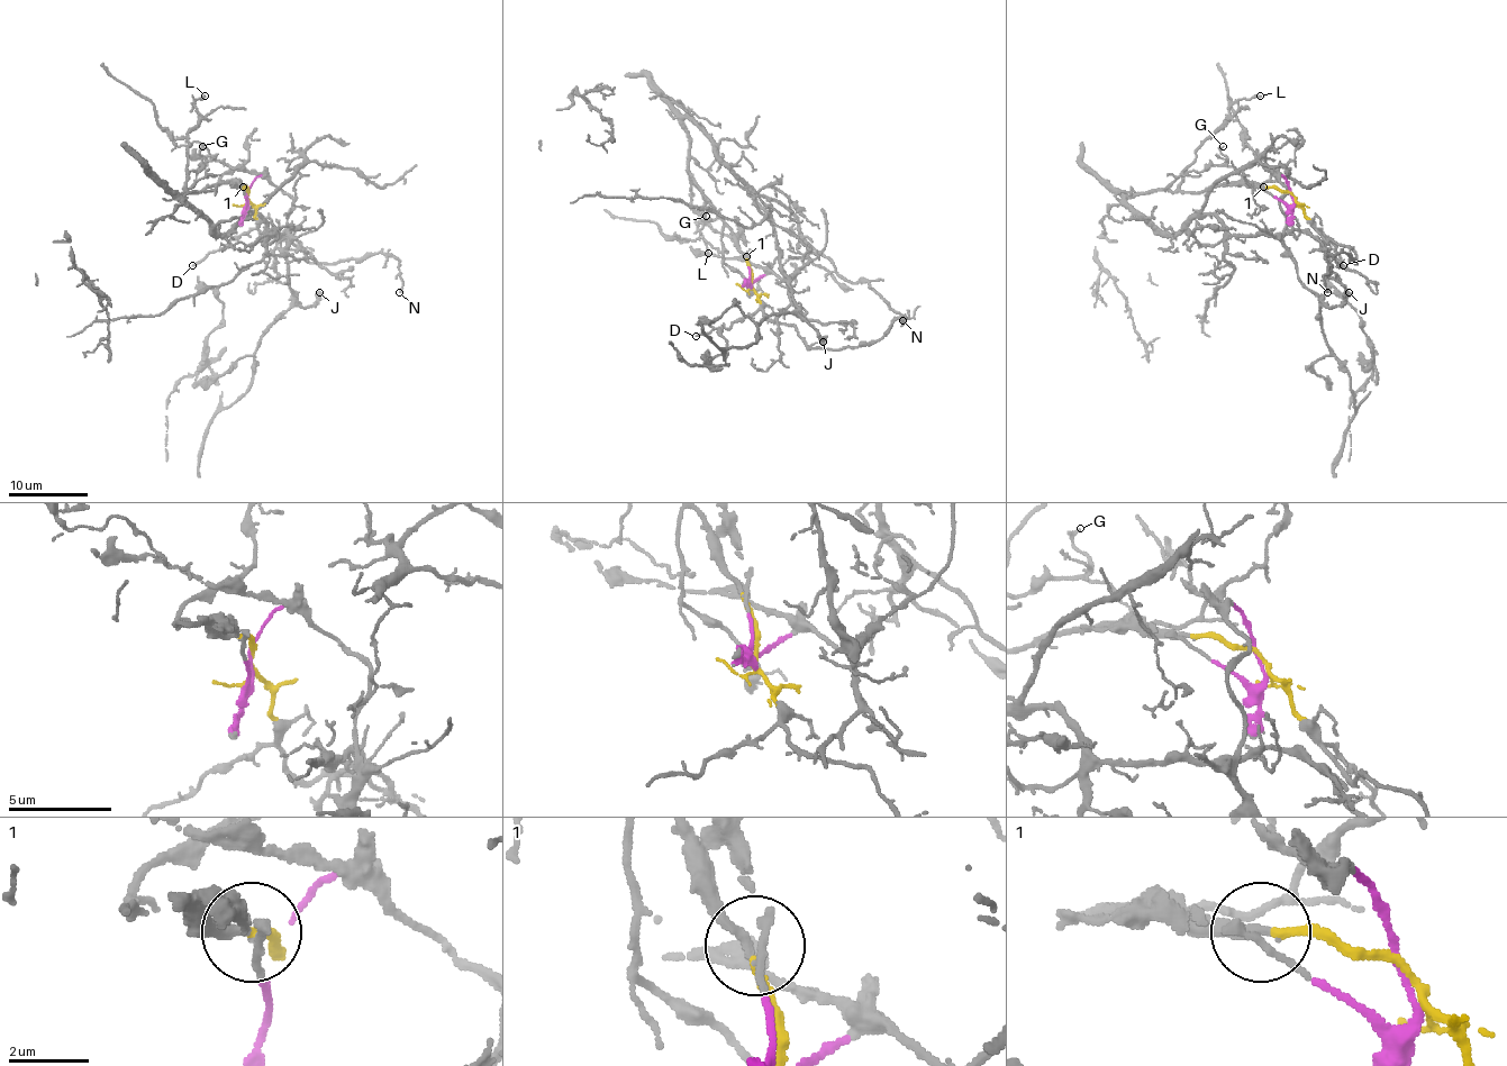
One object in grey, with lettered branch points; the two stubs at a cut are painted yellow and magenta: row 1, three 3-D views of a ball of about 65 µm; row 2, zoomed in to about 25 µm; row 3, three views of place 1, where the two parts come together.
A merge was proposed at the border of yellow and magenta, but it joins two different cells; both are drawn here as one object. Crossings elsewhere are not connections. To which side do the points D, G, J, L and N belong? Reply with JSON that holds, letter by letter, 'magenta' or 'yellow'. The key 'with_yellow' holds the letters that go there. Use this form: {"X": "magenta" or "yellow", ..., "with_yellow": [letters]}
{"D": "yellow", "G": "yellow", "J": "magenta", "L": "yellow", "N": "yellow", "with_yellow": ["D", "G", "L", "N"]}

